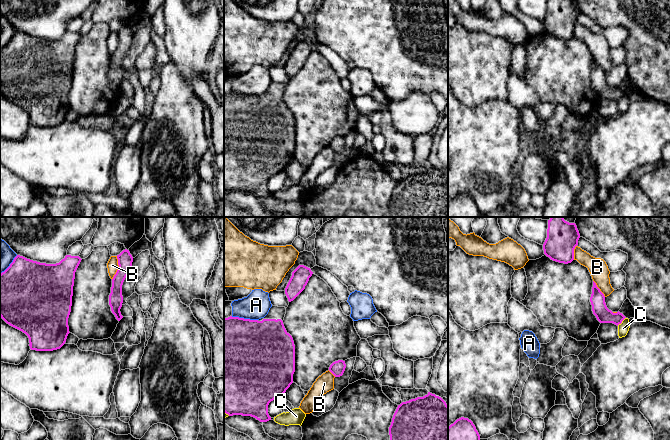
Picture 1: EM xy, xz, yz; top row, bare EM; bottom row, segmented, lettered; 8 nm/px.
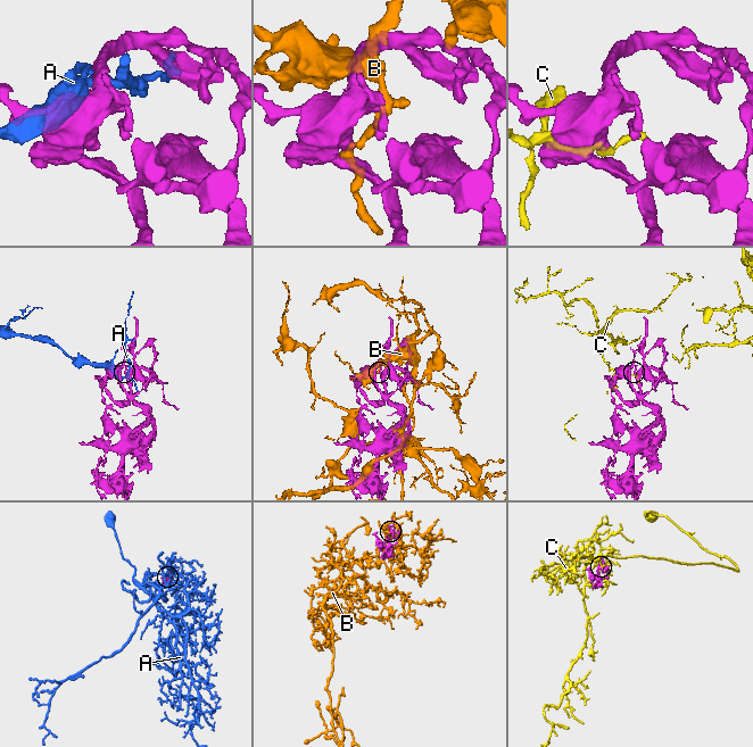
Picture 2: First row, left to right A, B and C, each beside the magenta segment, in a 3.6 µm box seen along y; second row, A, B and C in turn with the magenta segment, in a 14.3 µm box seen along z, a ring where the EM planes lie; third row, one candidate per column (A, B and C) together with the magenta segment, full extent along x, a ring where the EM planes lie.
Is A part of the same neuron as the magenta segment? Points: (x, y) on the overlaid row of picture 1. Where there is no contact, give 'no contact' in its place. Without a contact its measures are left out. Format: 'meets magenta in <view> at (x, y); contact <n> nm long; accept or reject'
meets magenta in xz at (243, 318); contact 220 nm long; reject

